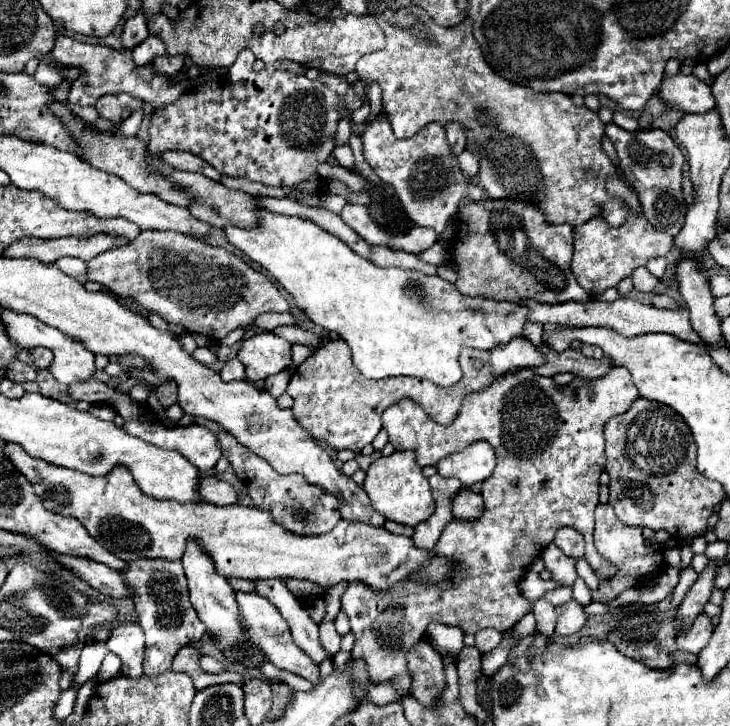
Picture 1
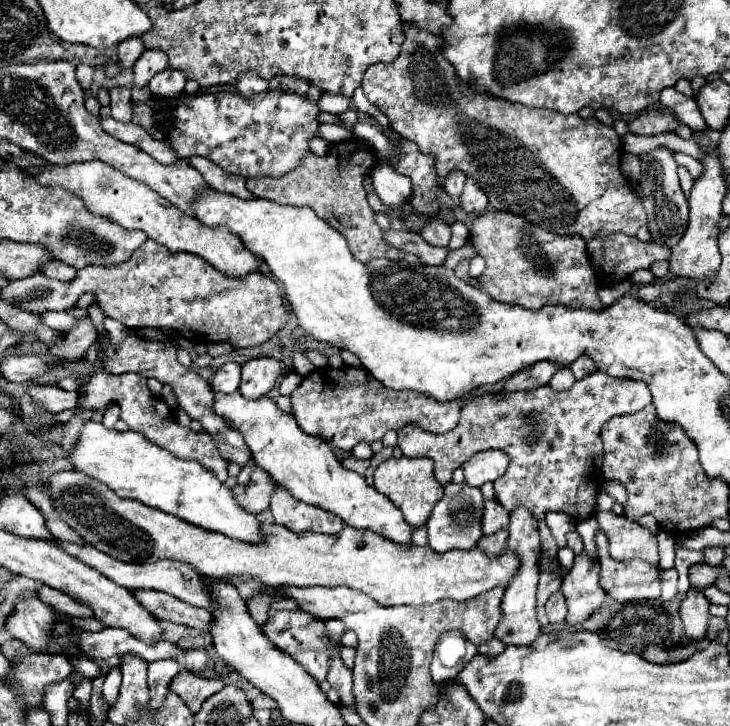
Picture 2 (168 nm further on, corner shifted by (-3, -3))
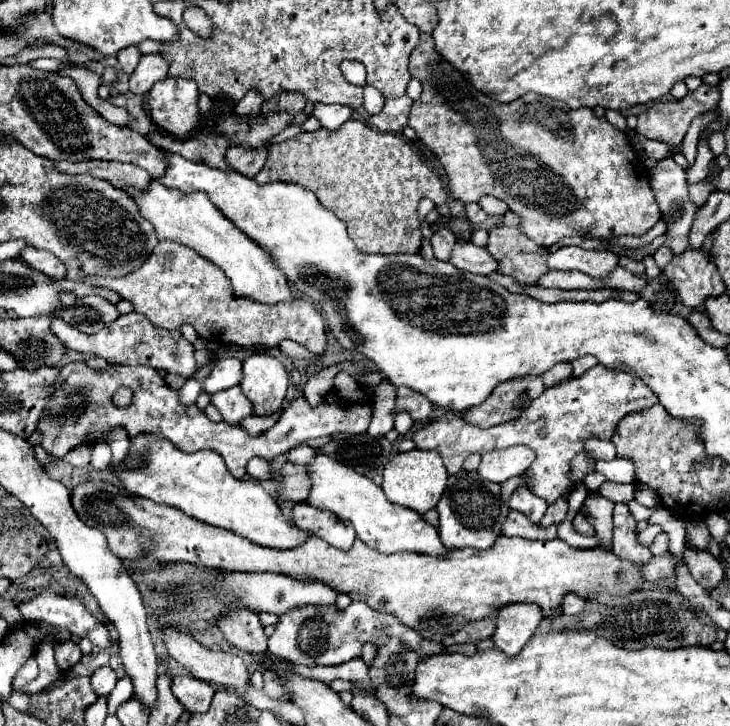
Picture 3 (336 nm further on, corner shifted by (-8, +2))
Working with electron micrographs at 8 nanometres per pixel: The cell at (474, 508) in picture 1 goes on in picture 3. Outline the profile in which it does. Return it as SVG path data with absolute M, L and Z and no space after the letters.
M511 511L507 517L507 525L503 525L505 537L523 537L523 539L555 539L557 537L557 525L551 525L549 529L541 525L527 523L527 517L519 511Z

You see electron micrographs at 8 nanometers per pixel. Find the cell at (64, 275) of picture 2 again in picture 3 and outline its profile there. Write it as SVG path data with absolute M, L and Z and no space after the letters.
M25 245L23 251L21 251L21 259L23 259L27 265L31 265L33 269L45 273L47 277L57 277L57 279L63 279L63 277L65 277L63 263L61 263L53 253L39 251L39 249L33 249L31 245Z

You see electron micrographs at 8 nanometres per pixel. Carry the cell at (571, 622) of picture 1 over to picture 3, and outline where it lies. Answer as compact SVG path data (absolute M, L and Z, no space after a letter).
M589 493L581 513L587 517L587 521L595 527L597 537L601 539L601 547L609 547L611 545L611 531L613 531L613 501L601 497L599 493Z

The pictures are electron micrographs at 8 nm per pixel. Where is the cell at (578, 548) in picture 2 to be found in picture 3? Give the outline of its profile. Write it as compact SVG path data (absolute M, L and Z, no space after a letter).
M581 513L575 515L575 519L573 519L573 527L575 527L579 533L583 533L583 535L595 535L595 529L589 525L589 521L587 521Z

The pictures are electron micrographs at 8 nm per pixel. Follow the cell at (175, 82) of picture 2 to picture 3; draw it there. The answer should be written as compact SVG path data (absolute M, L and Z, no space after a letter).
M167 77L163 81L157 81L149 93L147 105L149 105L149 115L151 121L165 129L165 133L175 135L177 139L187 137L193 129L197 129L201 125L201 113L199 113L199 89L195 85L195 81L191 79L175 79L175 77Z

